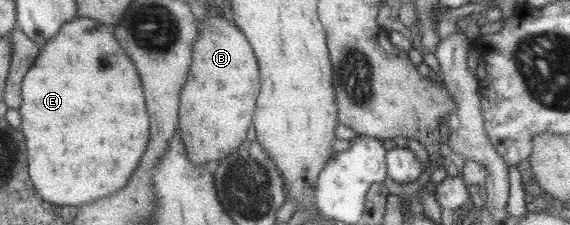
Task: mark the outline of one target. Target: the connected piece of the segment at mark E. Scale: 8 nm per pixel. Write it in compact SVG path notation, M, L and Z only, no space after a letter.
M75 17L69 22L63 23L57 34L50 38L41 46L39 54L35 57L33 64L27 69L23 75L20 84L21 104L18 111L20 114L21 134L25 138L25 146L27 146L27 164L29 164L28 178L37 192L38 196L57 206L73 206L79 207L85 202L97 200L101 196L107 196L111 192L115 192L117 188L125 186L129 174L133 172L133 168L137 166L145 146L147 146L147 130L149 130L149 118L145 114L145 104L143 104L143 94L141 94L142 84L134 67L133 61L129 55L123 50L123 47L117 42L115 35L111 31L111 27L101 24L90 17Z

